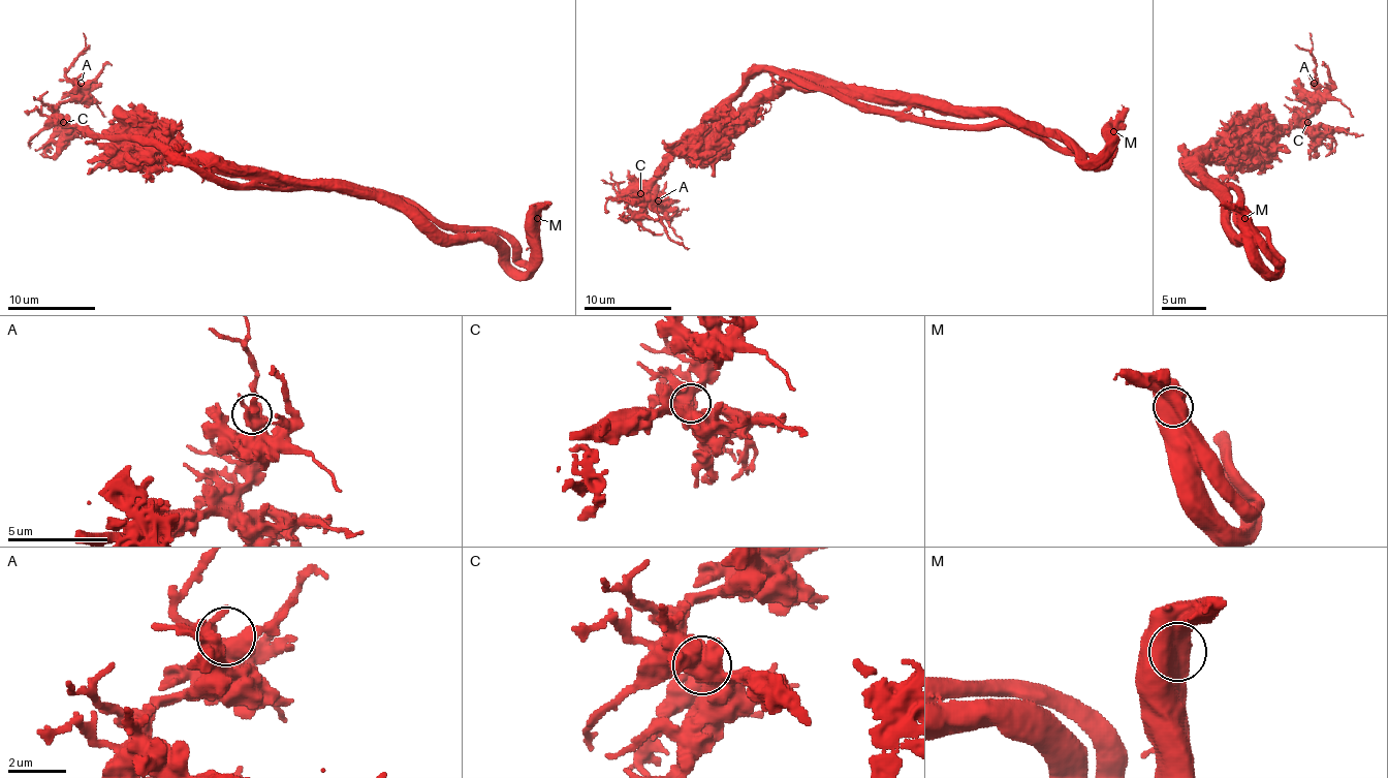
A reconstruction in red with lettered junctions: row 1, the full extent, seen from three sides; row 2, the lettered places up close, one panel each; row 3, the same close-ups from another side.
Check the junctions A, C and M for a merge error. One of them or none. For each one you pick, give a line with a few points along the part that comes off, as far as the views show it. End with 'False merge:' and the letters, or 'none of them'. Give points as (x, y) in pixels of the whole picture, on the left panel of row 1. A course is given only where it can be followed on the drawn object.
M: Course of the part to remove: (537, 217), (522, 261), (496, 232), (403, 201), (231, 188), (138, 139), (90, 137), (59, 114), (83, 32)
False merge: M

